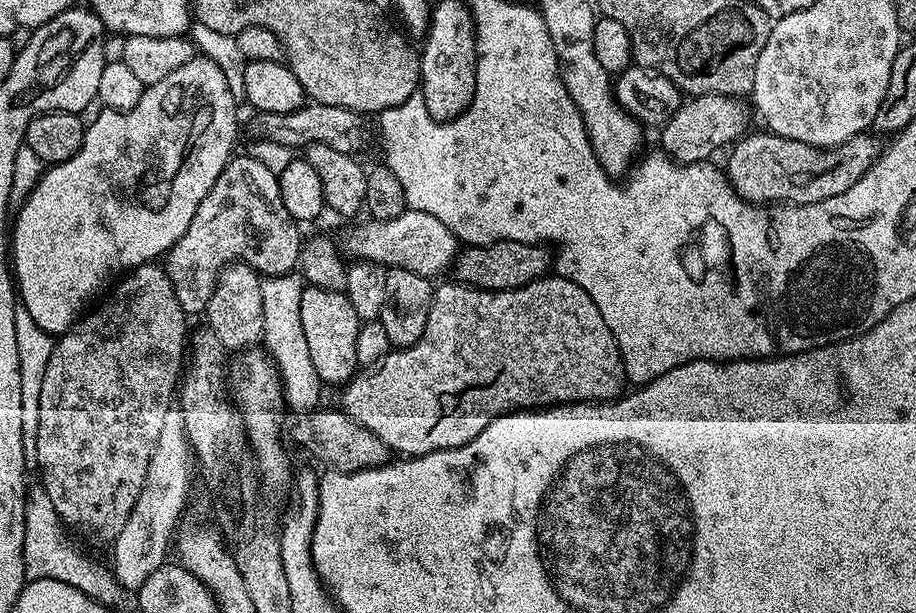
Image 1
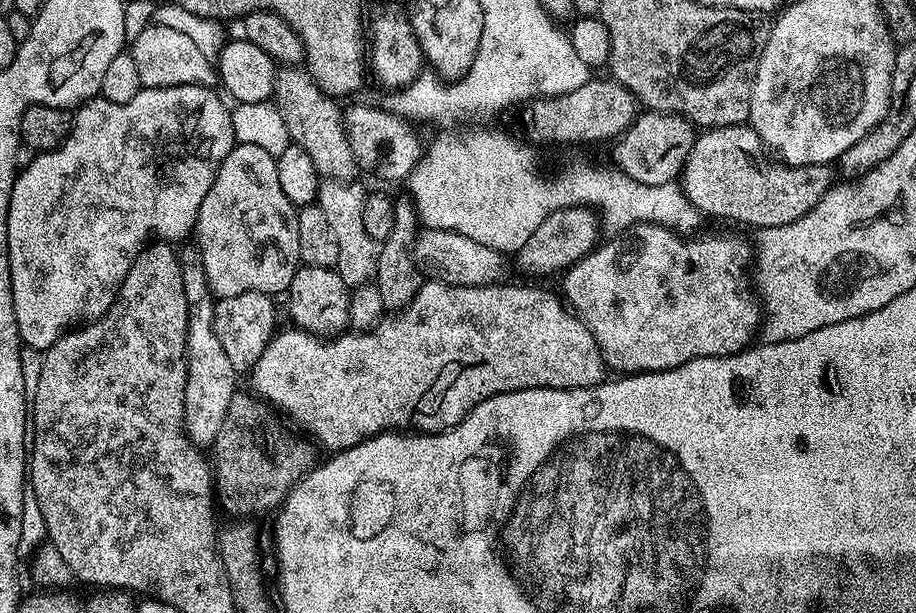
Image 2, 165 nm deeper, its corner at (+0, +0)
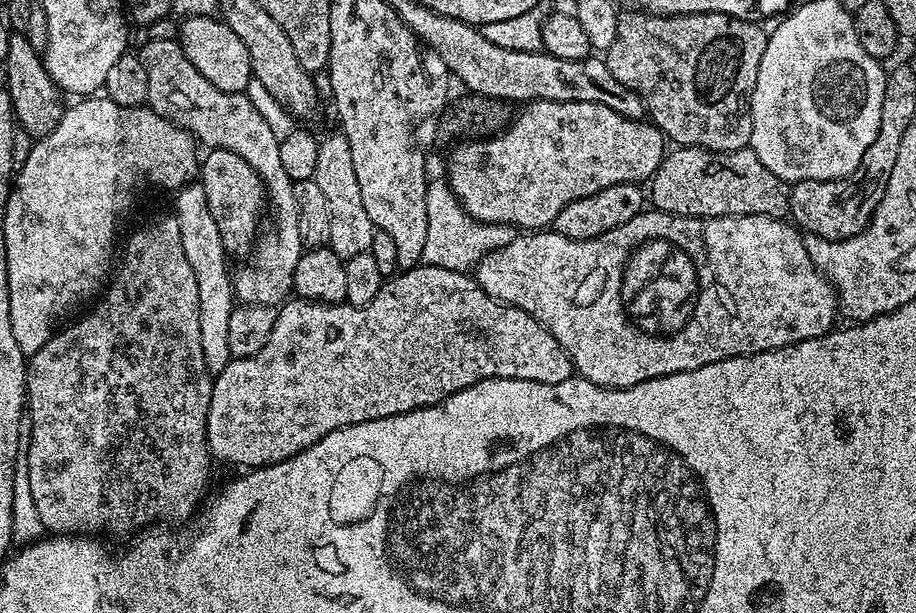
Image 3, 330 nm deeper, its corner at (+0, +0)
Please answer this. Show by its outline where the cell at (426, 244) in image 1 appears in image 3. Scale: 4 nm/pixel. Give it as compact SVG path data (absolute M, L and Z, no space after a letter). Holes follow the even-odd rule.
M645 210L639 216L630 218L630 222L589 240L571 240L554 230L536 230L531 234L518 234L510 246L502 246L483 256L474 269L474 279L491 300L533 316L546 331L554 334L562 350L566 350L579 379L589 380L603 388L638 386L638 382L646 382L650 378L698 370L698 366L706 366L710 362L722 362L735 356L753 356L818 338L833 331L838 317L836 293L816 269L810 254L806 254L804 236L787 219L774 216L672 216L668 212Z

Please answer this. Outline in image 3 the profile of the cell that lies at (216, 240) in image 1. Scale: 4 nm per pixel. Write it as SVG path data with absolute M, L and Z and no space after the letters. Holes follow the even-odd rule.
M213 148L207 155L208 157L205 160L203 157L202 163L199 165L198 180L206 190L206 202L210 202L210 214L214 214L214 222L218 222L218 234L222 234L224 251L229 254L244 251L247 253L257 239L256 227L260 224L260 215L263 212L265 215L266 212L264 183L261 182L260 175L256 173L254 166L250 166L250 162L246 162L246 158L238 158L238 154L234 154L230 150Z

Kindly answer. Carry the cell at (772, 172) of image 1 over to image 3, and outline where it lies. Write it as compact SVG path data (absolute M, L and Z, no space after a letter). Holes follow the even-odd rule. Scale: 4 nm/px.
M676 146L665 155L664 160L658 166L658 170L652 175L650 181L650 204L657 212L668 212L672 216L774 216L783 217L788 210L788 193L789 185L782 178L778 178L778 174L770 174L770 170L766 170L766 166L762 166L762 162L758 162L758 154L754 154L751 147L742 150L734 150L733 152L711 152L705 148L685 148Z

